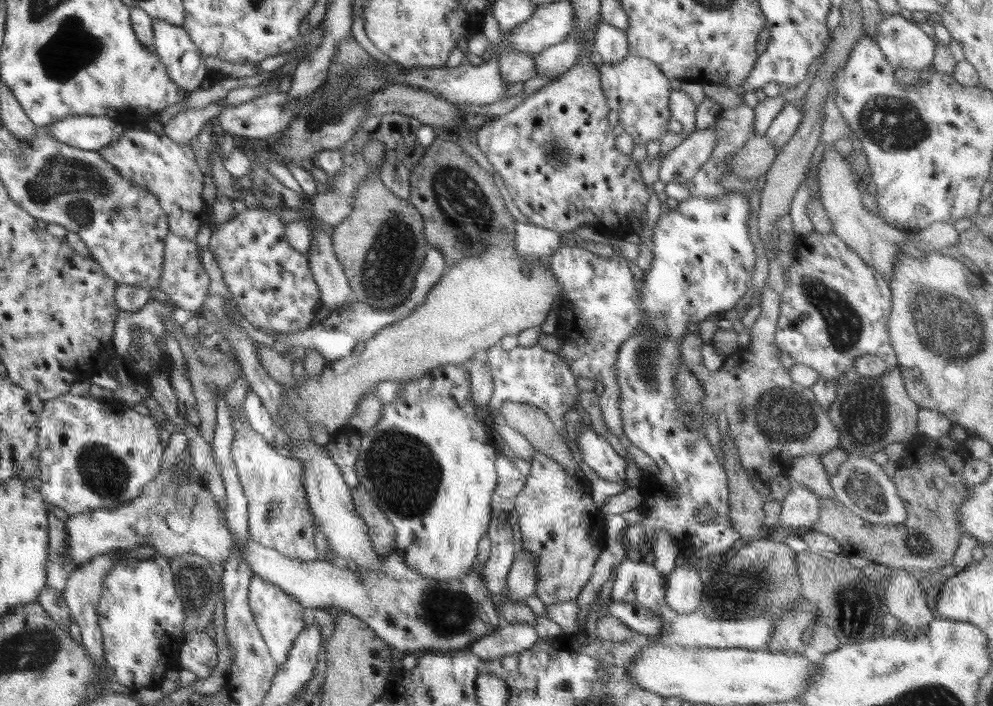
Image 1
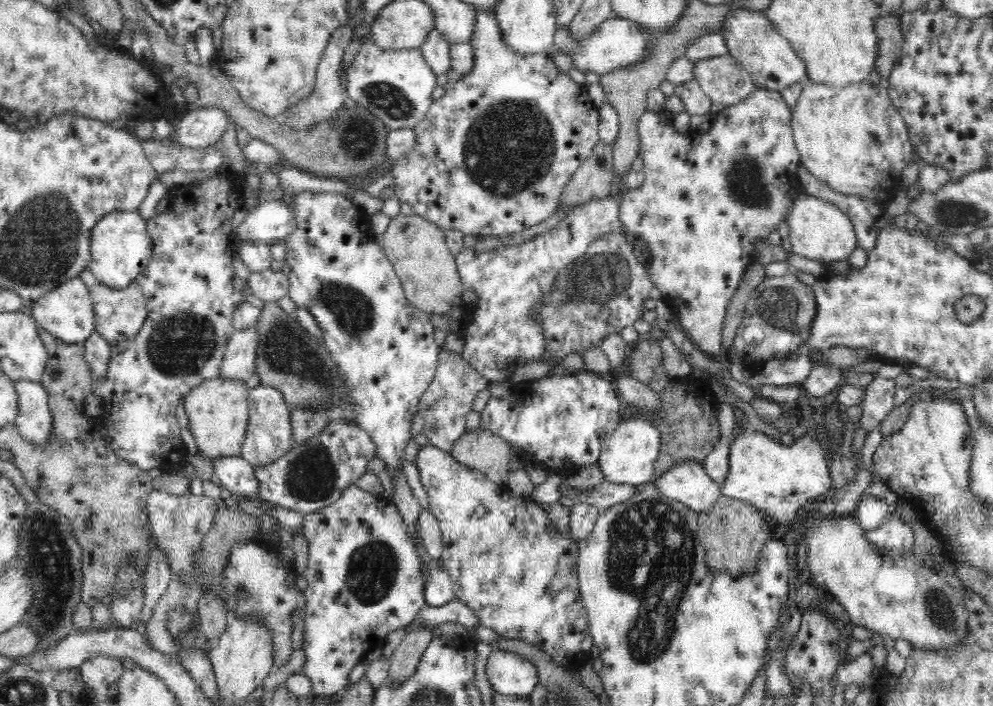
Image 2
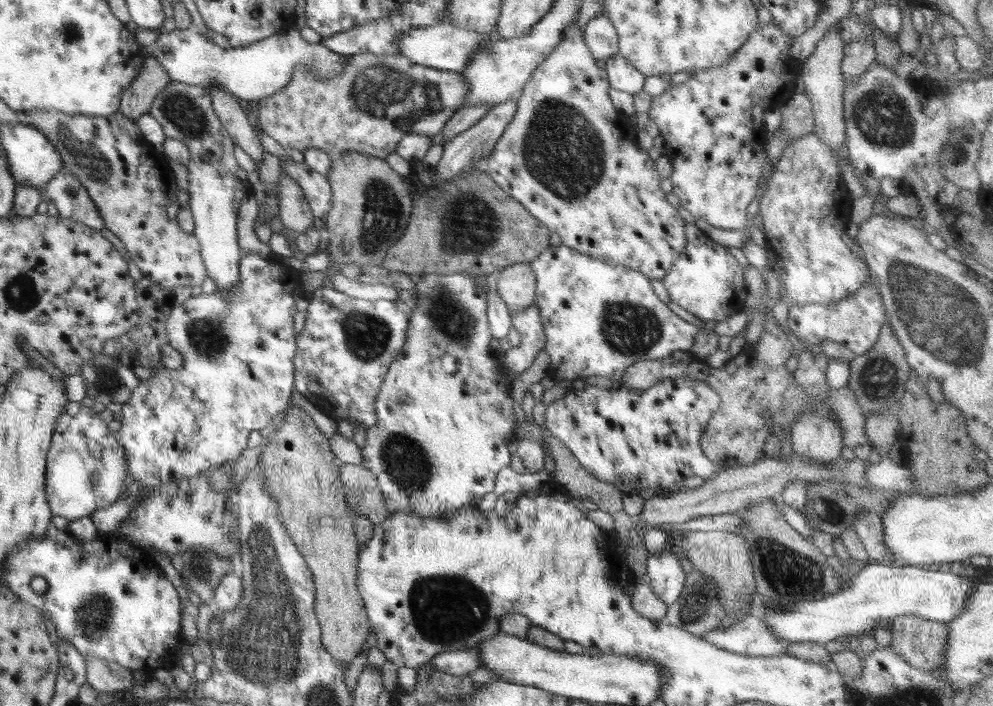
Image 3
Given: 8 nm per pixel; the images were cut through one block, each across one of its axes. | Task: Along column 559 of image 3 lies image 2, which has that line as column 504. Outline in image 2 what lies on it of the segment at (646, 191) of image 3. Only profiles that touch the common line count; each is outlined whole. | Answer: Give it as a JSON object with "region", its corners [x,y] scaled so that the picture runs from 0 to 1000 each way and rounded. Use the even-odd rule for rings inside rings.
{"region":[[[479,11],[479,37],[477,37],[477,48],[472,61],[477,67],[475,95],[459,118],[450,119],[447,136],[435,144],[427,169],[416,178],[419,188],[419,204],[406,222],[396,228],[393,248],[396,252],[399,280],[403,286],[413,289],[418,303],[440,317],[444,324],[464,326],[468,331],[479,331],[483,336],[505,336],[518,331],[518,329],[526,329],[534,320],[540,320],[562,297],[561,292],[567,266],[578,244],[596,218],[598,207],[605,200],[603,197],[604,160],[602,160],[602,152],[596,146],[590,120],[580,118],[569,101],[563,101],[559,88],[552,84],[551,76],[530,76],[528,79],[512,68],[506,57],[498,14],[480,14]]]}

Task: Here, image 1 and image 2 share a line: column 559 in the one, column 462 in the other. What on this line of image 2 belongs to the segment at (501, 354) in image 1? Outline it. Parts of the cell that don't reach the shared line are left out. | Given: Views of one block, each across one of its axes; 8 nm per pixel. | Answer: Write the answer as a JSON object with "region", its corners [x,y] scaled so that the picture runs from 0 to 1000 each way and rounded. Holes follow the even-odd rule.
{"region":[[[445,494],[442,499],[442,510],[438,535],[431,545],[429,555],[421,571],[420,586],[426,593],[426,613],[431,619],[433,629],[449,642],[456,639],[461,620],[468,613],[469,586],[475,584],[475,569],[481,555],[492,545],[488,534],[481,530],[465,504],[459,499]]]}

